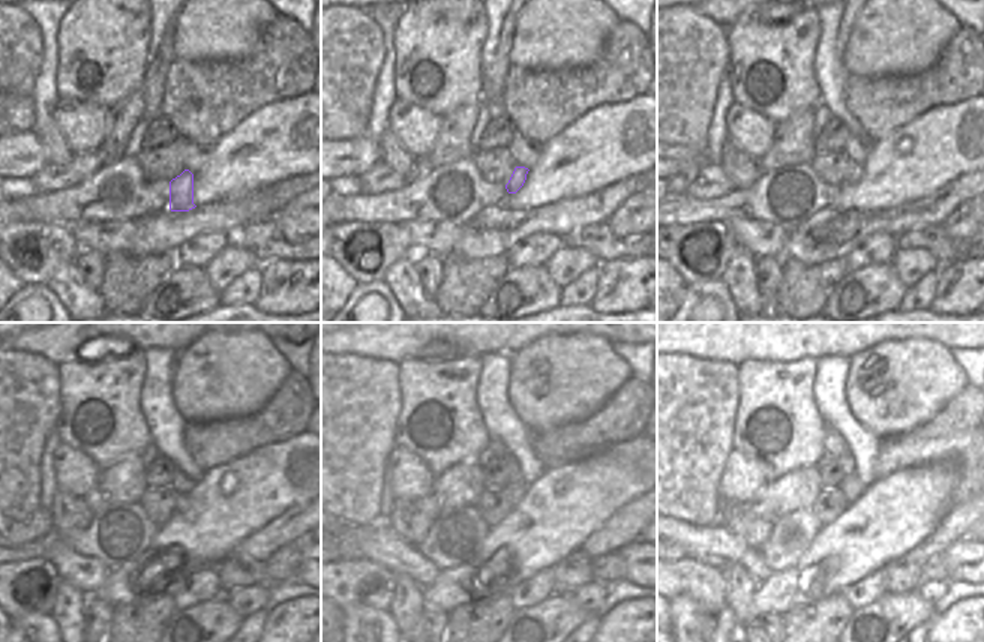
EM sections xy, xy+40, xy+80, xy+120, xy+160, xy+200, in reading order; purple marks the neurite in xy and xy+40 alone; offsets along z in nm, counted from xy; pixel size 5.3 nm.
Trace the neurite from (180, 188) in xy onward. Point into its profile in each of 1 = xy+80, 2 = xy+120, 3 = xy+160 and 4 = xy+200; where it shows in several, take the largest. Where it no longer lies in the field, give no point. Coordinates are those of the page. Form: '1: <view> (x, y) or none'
1: xy+80 (855, 171)
2: xy+120 (180, 500)
3: xy+160 (515, 492)
4: xy+200 (852, 488)

